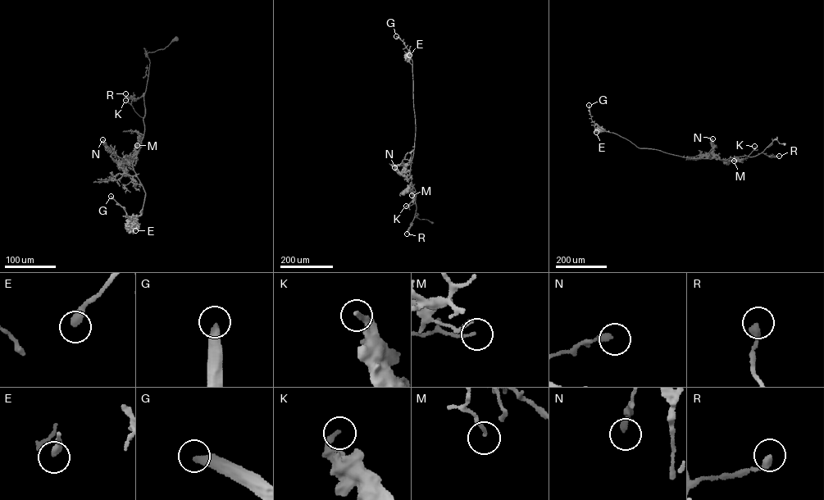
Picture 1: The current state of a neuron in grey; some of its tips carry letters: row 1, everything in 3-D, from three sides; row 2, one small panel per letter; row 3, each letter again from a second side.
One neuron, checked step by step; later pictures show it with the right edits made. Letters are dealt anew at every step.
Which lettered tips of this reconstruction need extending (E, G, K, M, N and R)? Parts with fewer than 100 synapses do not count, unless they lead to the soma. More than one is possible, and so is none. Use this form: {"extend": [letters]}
{"extend": ["G"]}

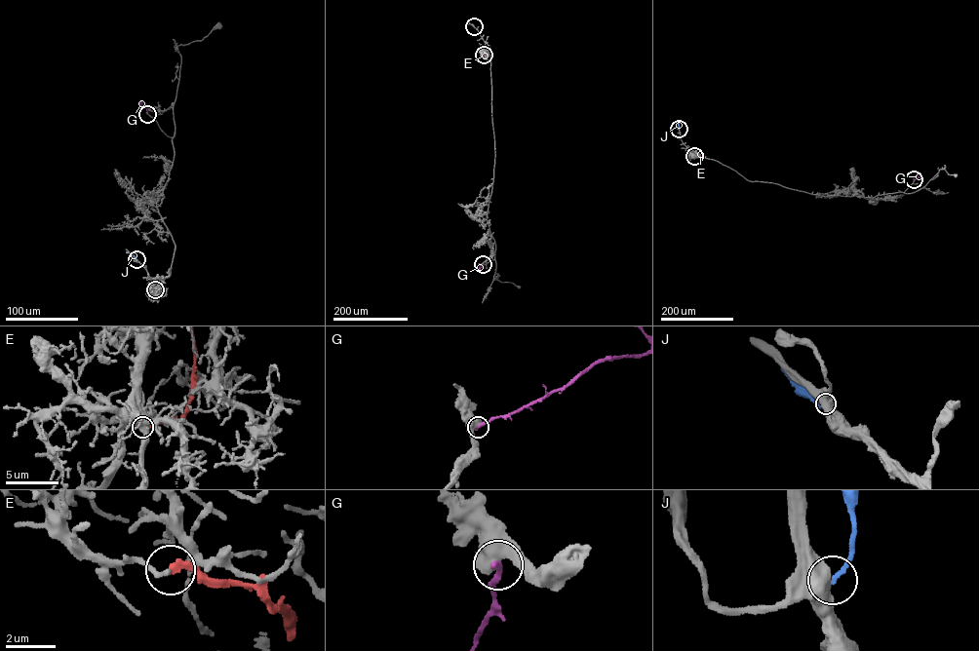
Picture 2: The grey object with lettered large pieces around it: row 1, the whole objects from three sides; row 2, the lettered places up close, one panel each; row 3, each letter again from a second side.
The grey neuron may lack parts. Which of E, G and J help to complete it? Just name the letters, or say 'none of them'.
none of them

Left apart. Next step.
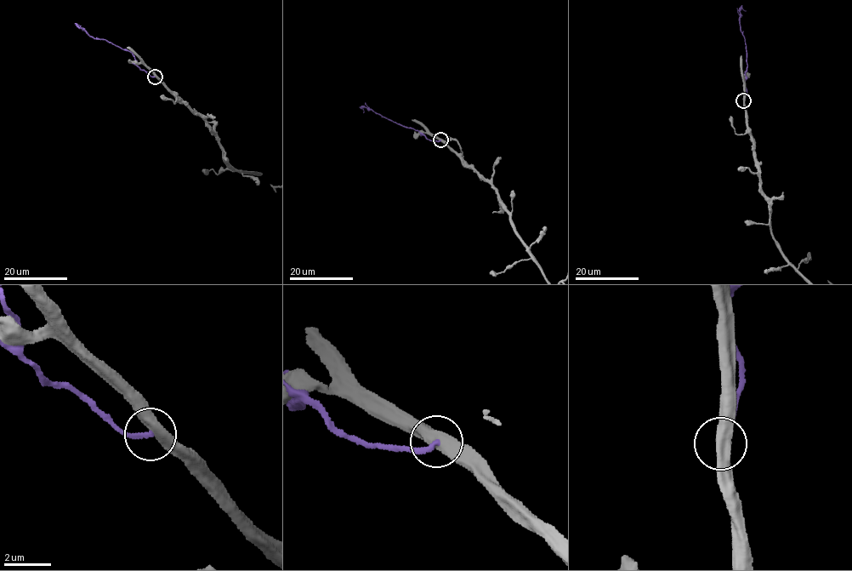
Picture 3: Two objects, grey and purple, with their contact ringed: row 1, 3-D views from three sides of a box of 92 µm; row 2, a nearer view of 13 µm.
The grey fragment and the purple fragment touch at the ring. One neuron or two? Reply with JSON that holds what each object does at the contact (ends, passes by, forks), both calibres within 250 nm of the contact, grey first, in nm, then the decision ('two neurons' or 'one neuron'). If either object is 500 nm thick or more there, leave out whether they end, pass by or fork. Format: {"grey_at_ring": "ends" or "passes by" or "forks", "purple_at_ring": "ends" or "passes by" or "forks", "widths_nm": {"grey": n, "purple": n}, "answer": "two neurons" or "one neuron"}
{"widths_nm": {"grey": 500, "purple": 190}, "answer": "two neurons"}

